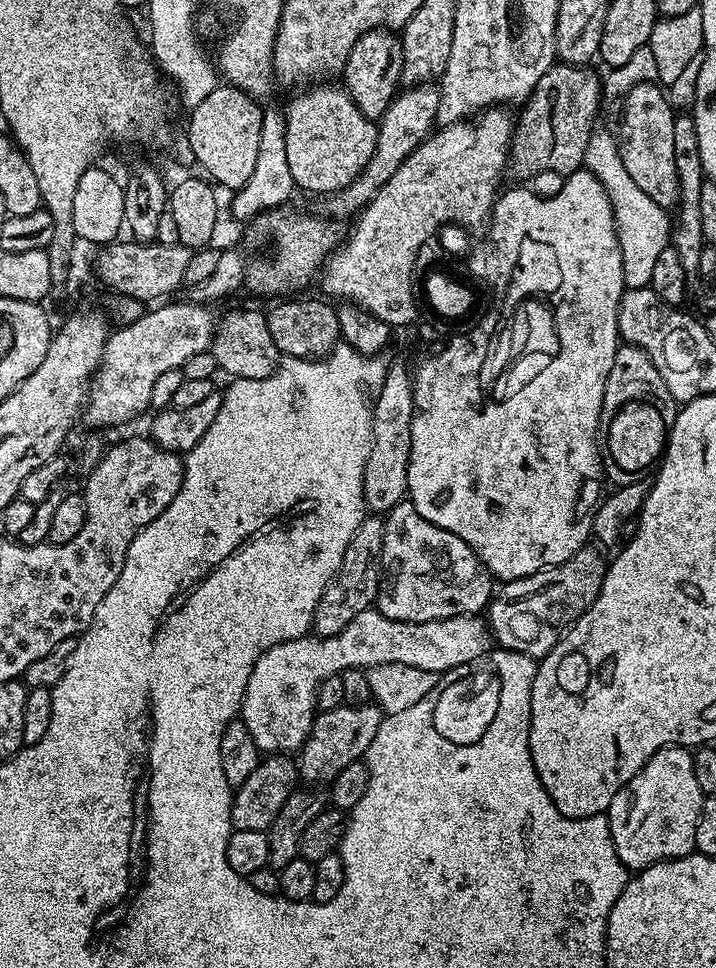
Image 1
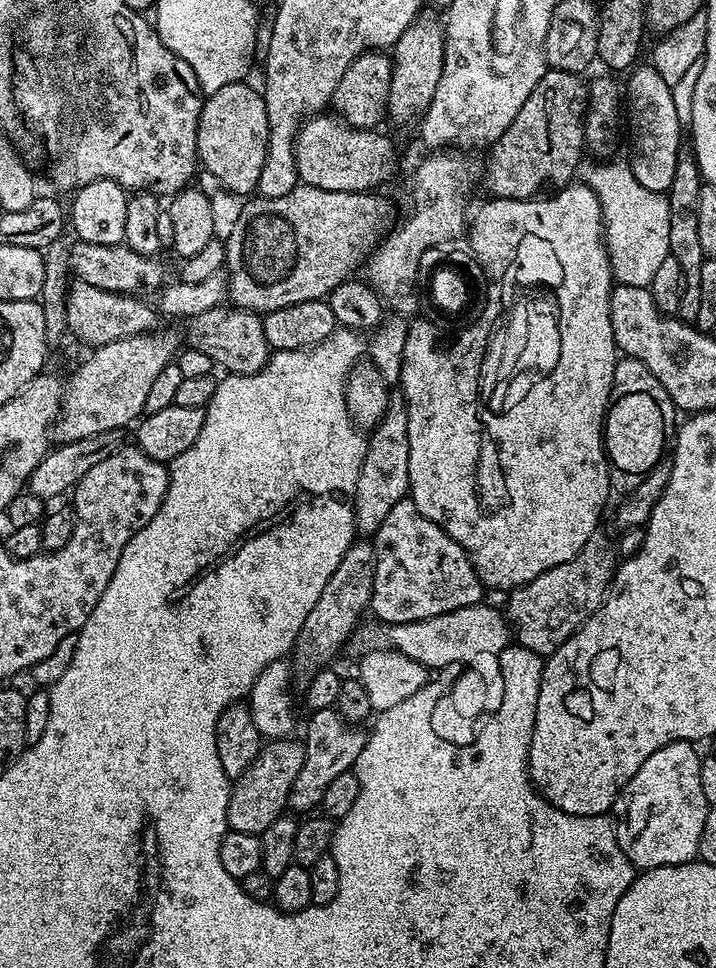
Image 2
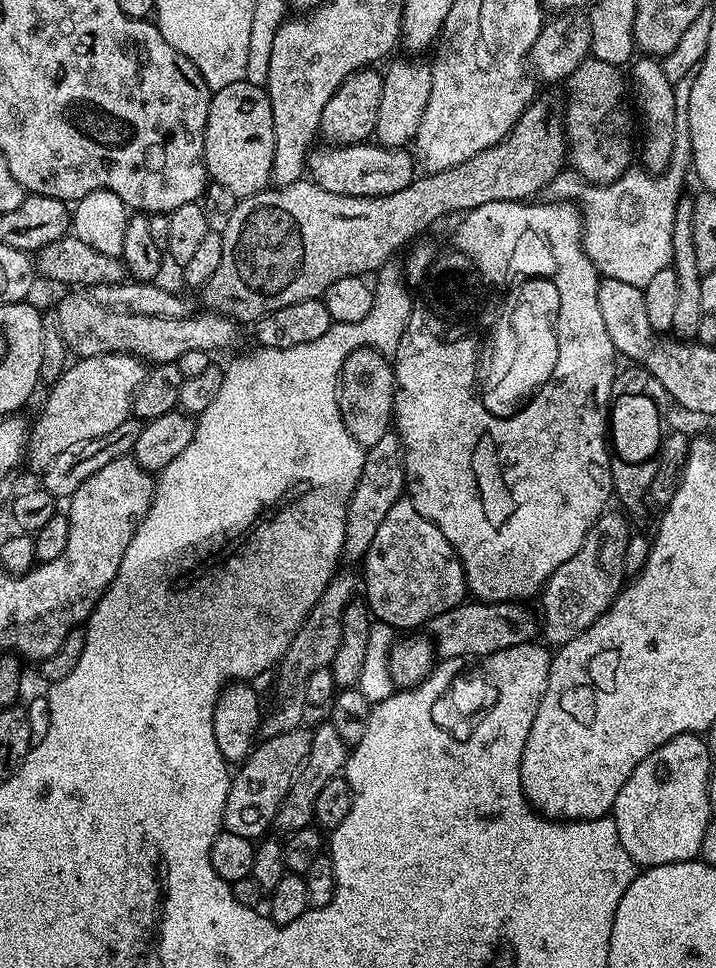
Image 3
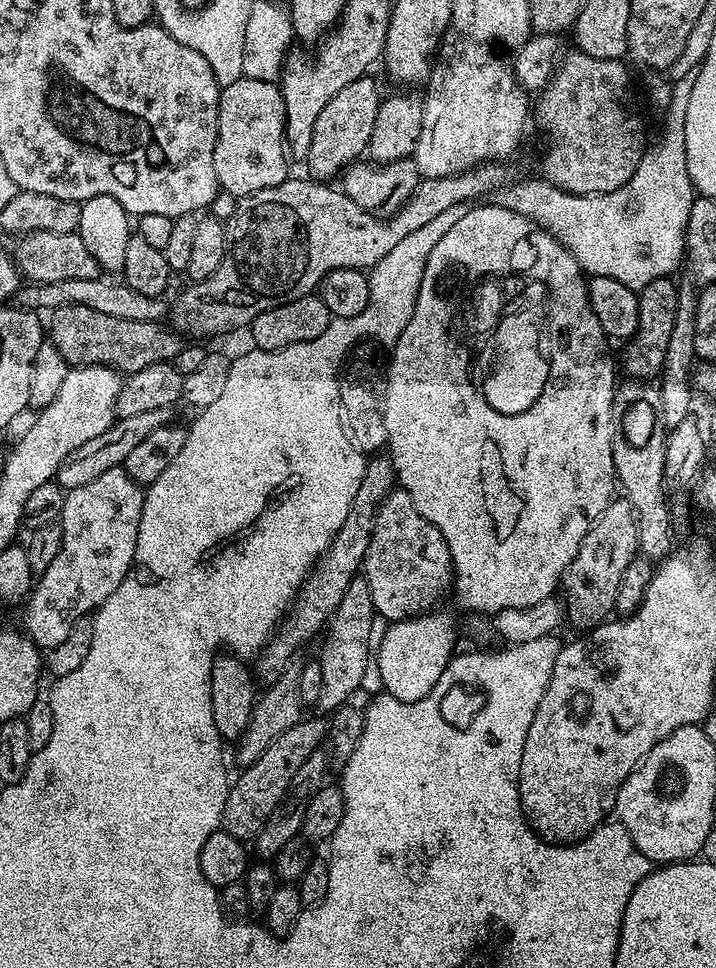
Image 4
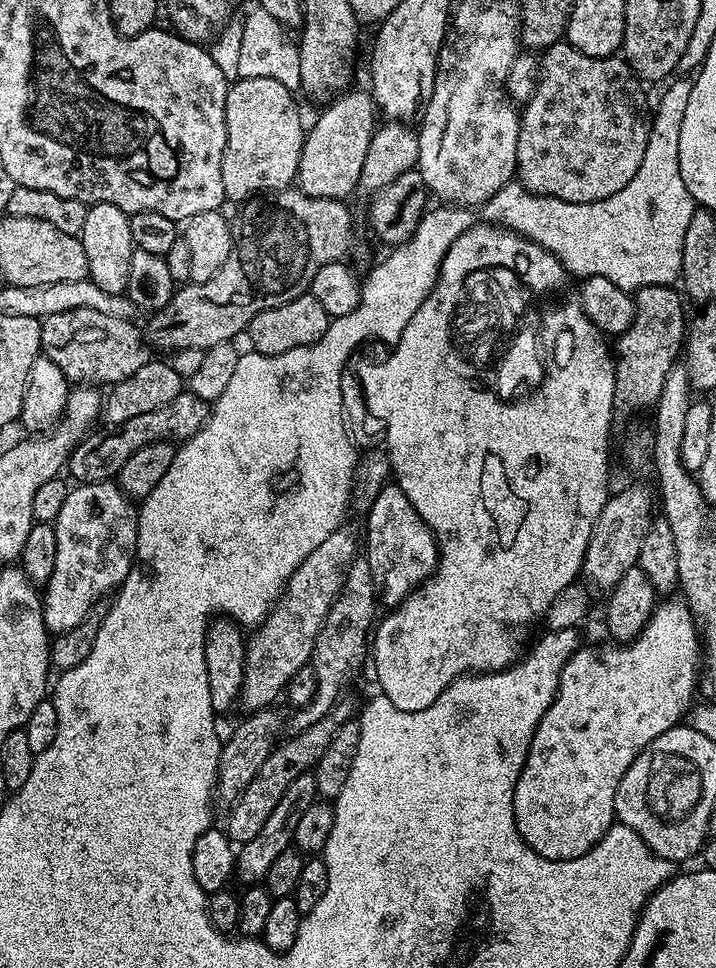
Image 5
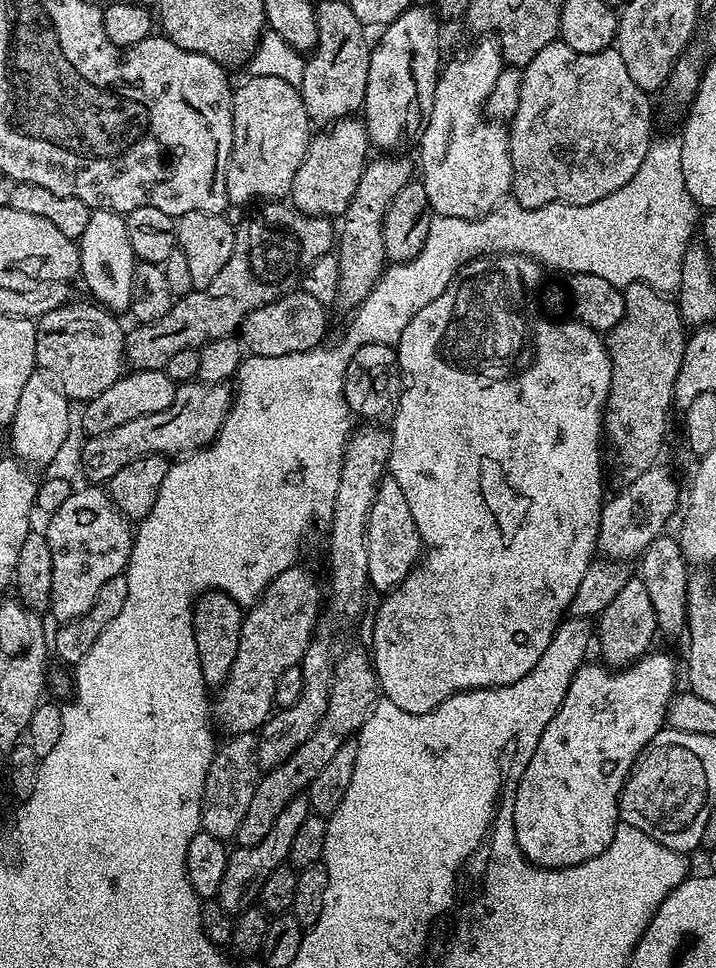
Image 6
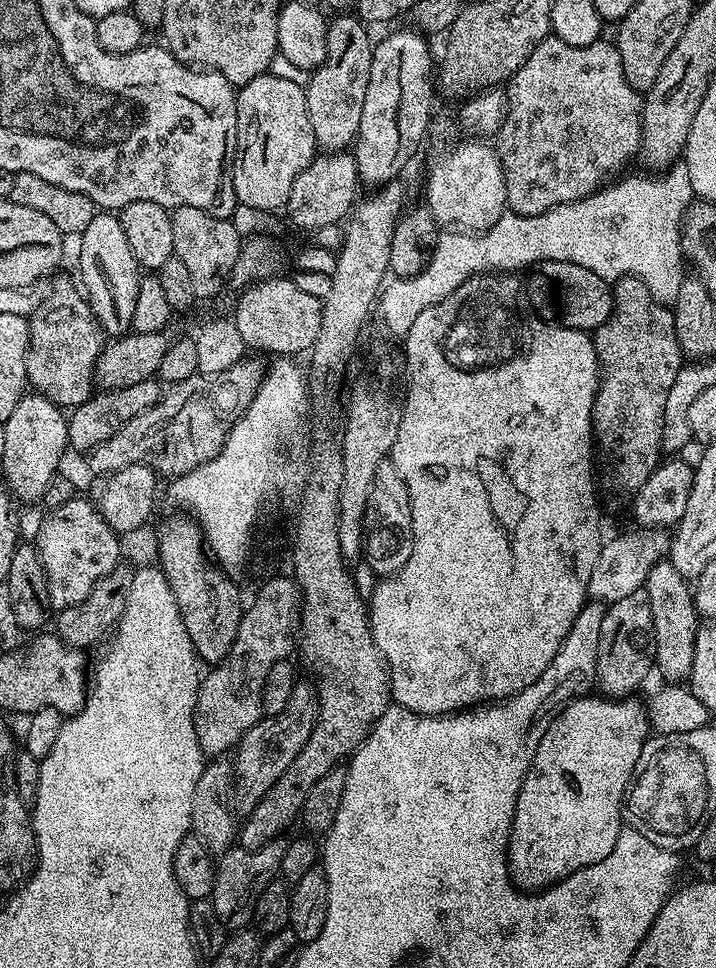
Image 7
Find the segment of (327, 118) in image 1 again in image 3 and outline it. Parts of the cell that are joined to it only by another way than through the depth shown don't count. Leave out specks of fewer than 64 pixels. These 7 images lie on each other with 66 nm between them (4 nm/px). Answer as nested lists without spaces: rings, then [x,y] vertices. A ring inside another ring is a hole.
[[[375,142],[320,147],[313,147],[308,153],[306,172],[312,183],[322,186],[322,190],[330,190],[330,194],[389,196],[410,186],[414,179],[413,153],[403,148],[384,148]]]

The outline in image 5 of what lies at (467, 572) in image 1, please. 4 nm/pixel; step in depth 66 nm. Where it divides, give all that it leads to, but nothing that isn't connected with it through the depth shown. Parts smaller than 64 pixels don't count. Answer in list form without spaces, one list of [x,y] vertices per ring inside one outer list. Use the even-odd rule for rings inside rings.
[[[395,482],[384,485],[368,509],[366,519],[368,529],[362,532],[362,544],[368,547],[366,559],[370,566],[370,578],[374,578],[377,601],[391,610],[435,572],[440,549],[436,546],[436,535],[428,529],[418,510],[410,506],[410,498],[406,498]]]

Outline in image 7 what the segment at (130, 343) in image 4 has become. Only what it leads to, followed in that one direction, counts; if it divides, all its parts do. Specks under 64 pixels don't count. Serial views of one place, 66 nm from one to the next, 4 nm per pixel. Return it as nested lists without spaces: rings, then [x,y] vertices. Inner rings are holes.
[[[59,276],[51,281],[52,288],[50,284],[44,305],[33,312],[29,319],[26,374],[29,385],[39,395],[50,398],[61,409],[71,410],[85,404],[88,397],[93,395],[96,362],[100,359],[106,340],[81,289],[74,280],[72,285],[70,277]]]

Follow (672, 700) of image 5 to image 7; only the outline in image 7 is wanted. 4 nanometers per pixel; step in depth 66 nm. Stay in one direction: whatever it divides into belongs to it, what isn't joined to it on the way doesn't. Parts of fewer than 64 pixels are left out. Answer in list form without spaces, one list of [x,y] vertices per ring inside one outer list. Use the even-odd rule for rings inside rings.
[[[581,694],[574,700],[568,701],[568,705],[550,722],[546,734],[542,734],[542,742],[538,742],[538,750],[530,762],[530,770],[520,787],[518,802],[516,803],[516,813],[512,819],[512,830],[508,841],[508,867],[512,873],[512,879],[521,889],[543,890],[559,880],[564,880],[570,874],[579,872],[581,868],[588,868],[594,862],[602,862],[610,850],[614,850],[614,842],[618,842],[618,834],[622,827],[620,812],[626,808],[626,793],[628,786],[632,782],[632,774],[636,771],[636,763],[644,749],[645,740],[650,736],[650,725],[648,723],[648,713],[645,705],[640,704],[636,698],[605,698],[603,695]]]

